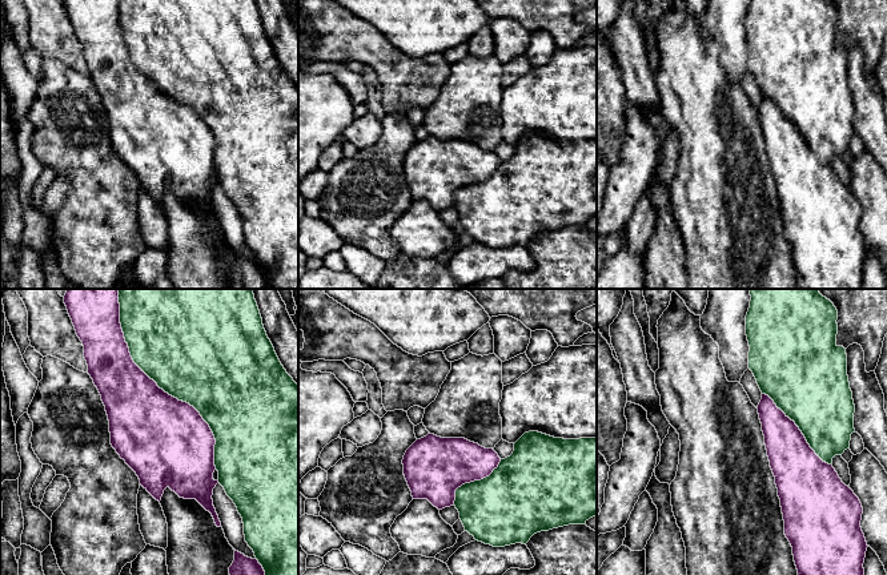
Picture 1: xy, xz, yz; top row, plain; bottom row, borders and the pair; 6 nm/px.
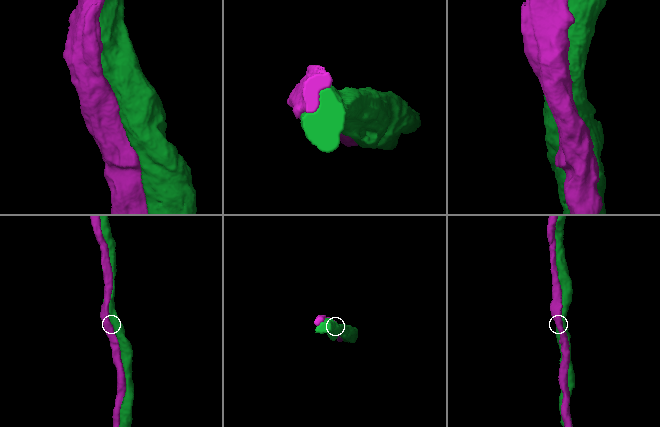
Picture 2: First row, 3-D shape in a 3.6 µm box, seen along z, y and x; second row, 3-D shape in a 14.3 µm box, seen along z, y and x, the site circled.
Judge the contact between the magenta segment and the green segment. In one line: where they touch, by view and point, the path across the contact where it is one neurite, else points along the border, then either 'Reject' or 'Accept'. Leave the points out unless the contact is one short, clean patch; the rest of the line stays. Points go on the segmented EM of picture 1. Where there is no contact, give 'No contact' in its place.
Touches magenta at xy (157, 386). Accept

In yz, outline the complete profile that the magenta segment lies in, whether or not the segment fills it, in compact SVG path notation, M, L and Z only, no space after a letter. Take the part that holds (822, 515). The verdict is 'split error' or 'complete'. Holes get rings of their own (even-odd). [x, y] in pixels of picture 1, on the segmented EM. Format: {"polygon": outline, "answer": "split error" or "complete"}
{"polygon": "M750 289L750 295L746 315L748 369L762 391L758 414L798 575L864 575L868 546L860 527L863 507L831 465L835 455L850 447L855 431L847 354L836 345L838 310L818 289Z", "answer": "split error"}

